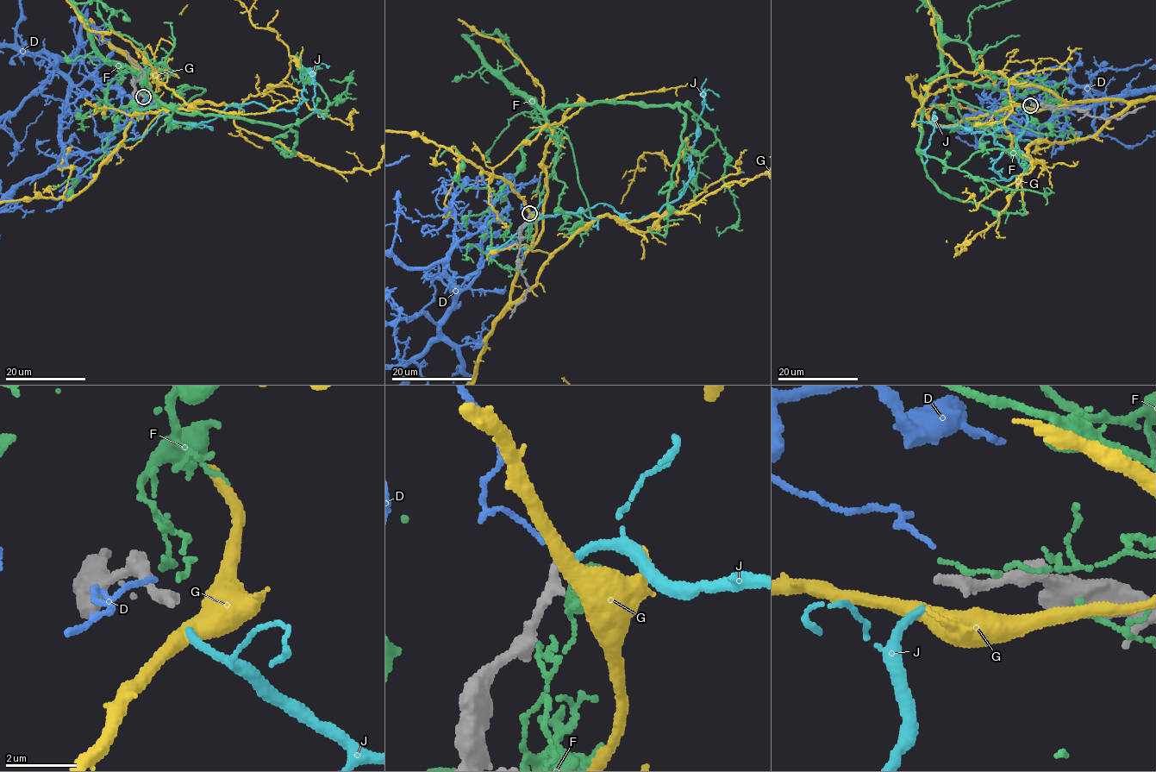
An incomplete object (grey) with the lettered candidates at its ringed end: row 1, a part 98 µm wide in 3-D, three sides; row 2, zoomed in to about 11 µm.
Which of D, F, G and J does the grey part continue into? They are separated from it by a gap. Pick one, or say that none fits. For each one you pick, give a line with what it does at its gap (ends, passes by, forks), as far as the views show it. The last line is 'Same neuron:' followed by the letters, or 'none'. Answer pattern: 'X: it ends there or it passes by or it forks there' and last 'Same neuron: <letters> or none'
Same neuron: none

